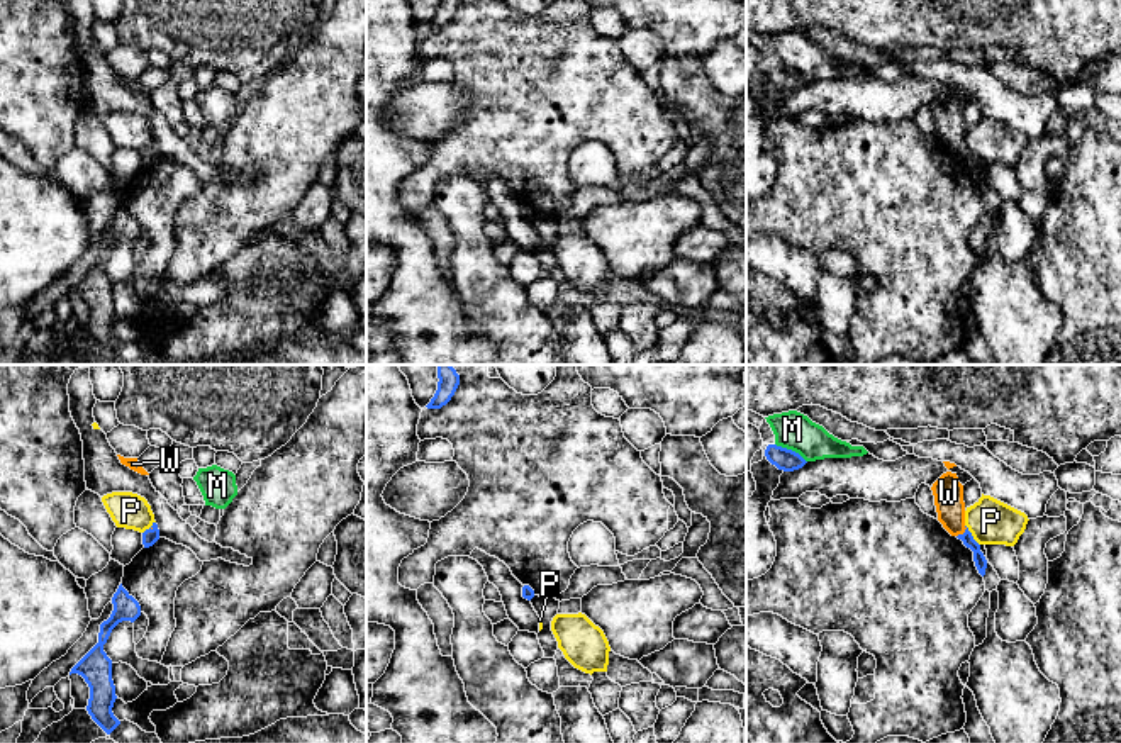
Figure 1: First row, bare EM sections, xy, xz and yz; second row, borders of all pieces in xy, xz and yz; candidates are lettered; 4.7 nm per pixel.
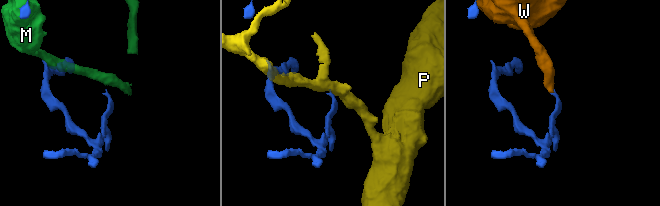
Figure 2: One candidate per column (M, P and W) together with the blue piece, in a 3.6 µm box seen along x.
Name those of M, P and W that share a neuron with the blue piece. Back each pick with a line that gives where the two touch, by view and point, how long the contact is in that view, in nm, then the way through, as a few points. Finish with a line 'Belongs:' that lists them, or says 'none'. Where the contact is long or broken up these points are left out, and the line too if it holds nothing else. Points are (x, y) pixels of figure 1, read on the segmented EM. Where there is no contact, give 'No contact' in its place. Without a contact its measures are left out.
Belongs: none

